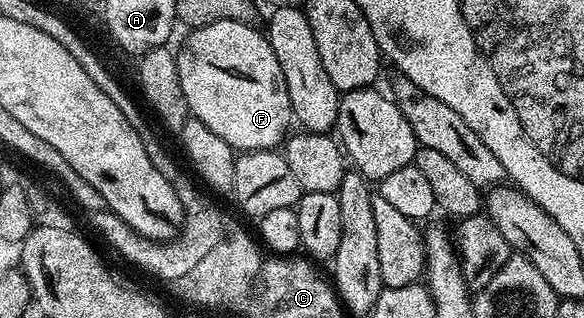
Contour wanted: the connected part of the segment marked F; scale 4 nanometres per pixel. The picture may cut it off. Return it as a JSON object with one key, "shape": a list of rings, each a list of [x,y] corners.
{"shape":[[[240,21],[195,27],[176,55],[180,89],[184,89],[191,116],[204,121],[216,137],[224,137],[238,153],[277,148],[292,124],[290,94],[280,61],[272,53],[269,38],[256,28]]]}

